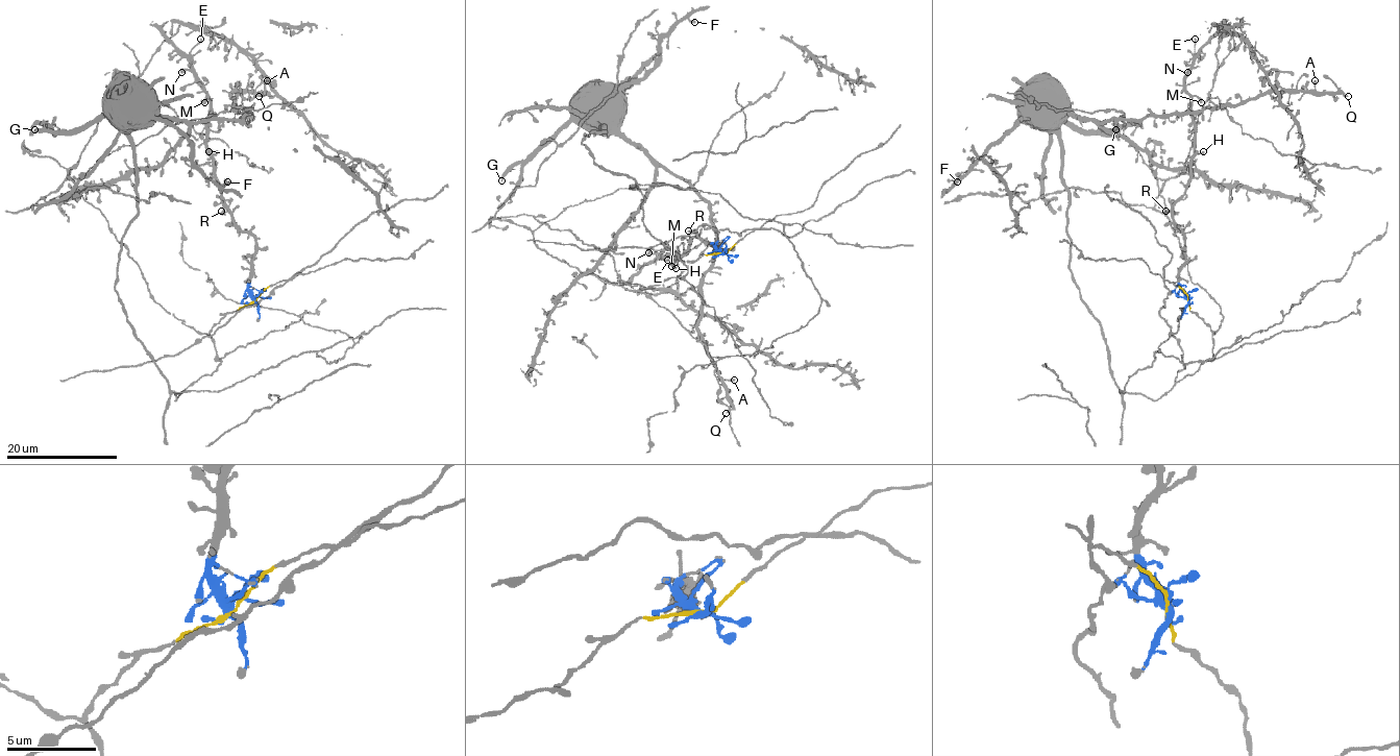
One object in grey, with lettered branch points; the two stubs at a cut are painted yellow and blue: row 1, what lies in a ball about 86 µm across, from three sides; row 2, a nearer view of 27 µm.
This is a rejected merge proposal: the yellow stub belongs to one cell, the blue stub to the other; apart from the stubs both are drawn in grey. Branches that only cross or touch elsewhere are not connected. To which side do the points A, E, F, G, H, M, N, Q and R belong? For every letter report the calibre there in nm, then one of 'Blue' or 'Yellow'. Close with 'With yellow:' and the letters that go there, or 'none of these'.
A: Thickness 400 nm. Yellow
E: Thickness 180 nm. Blue
F: Thickness 400 nm. Yellow
G: Thickness 280 nm. Yellow
H: Thickness 280 nm. Blue
M: Thickness 360 nm. Blue
N: Thickness 420 nm. Blue
Q: Thickness 200 nm. Yellow
R: Thickness 280 nm. Blue
With yellow: A, F, G, Q

